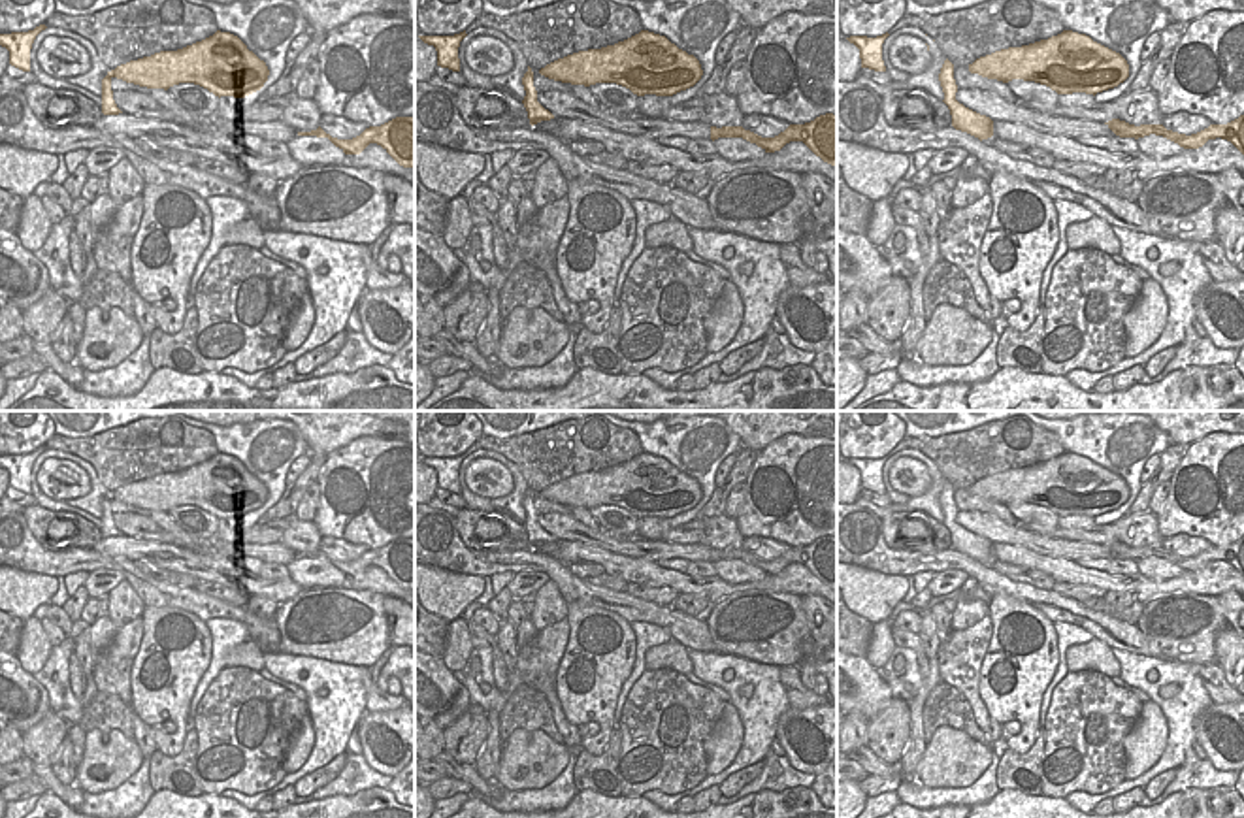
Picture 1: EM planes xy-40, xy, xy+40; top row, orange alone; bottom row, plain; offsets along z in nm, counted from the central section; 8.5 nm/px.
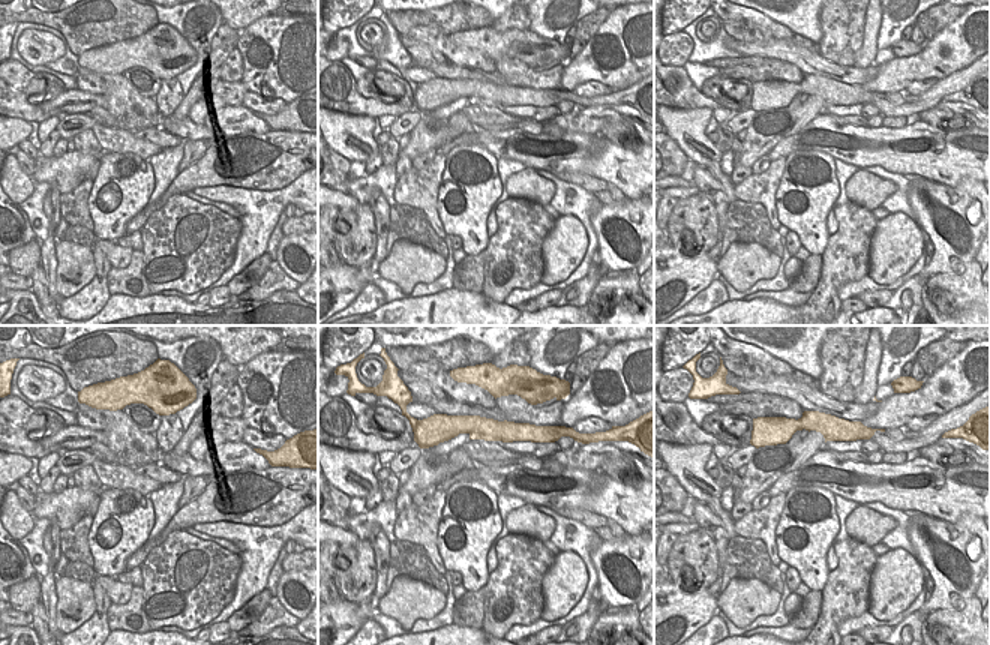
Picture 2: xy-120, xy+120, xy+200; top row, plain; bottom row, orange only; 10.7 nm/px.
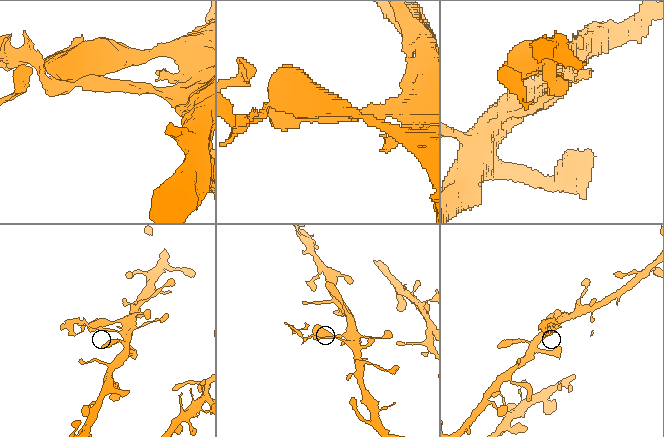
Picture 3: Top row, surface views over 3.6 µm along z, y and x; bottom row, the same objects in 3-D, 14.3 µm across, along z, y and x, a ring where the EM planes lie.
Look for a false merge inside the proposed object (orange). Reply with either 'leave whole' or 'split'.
split

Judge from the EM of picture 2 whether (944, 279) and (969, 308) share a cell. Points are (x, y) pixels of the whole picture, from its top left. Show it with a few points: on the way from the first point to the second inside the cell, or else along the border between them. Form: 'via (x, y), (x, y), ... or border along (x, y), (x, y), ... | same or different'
via (951, 285), (966, 300) | same

